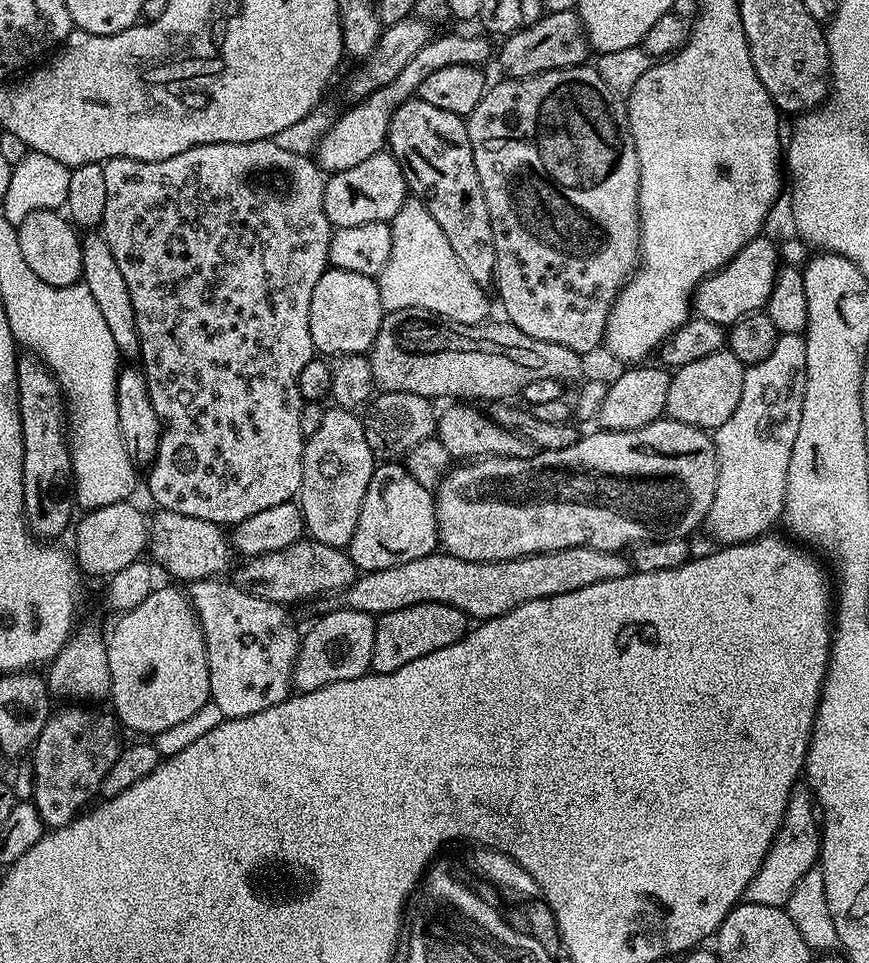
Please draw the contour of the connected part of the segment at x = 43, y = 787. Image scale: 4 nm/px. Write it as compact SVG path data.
M92 706L68 707L72 708L60 708L57 712L55 709L49 715L42 734L38 734L30 749L34 778L31 801L49 829L66 826L85 811L87 800L99 793L102 778L106 778L122 751L122 728L115 715L95 712Z

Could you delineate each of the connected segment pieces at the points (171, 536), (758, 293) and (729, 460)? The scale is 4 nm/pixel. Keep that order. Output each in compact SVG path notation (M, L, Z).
M163 510L157 511L151 517L148 529L148 543L150 545L150 556L157 560L170 575L176 580L191 582L193 580L211 580L225 575L224 571L232 564L234 549L226 535L225 529L214 522L206 522L202 518L190 518L186 514L174 514Z
M761 234L746 242L746 246L742 246L742 250L738 250L738 254L730 258L730 262L723 264L717 272L713 272L696 287L695 315L710 318L710 322L731 326L738 318L761 311L767 305L782 261L775 242L766 237L767 235Z
M799 332L780 335L774 350L763 362L749 364L744 370L742 398L734 414L714 429L716 457L718 458L718 490L708 511L706 529L720 546L745 544L773 531L783 517L786 498L786 474L790 470L790 454L794 450L794 437L798 435L798 422L802 422L802 398L806 386L806 342Z

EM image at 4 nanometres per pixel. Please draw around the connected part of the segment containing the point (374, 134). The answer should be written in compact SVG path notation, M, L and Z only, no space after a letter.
M483 35L480 36L444 36L441 40L440 37L433 38L422 50L418 50L418 54L414 54L414 58L410 58L410 63L395 76L394 82L386 82L386 86L374 90L374 94L353 103L350 106L352 108L343 115L341 113L315 148L314 159L319 164L320 171L331 174L350 170L350 166L358 166L358 162L366 162L366 158L385 151L390 122L398 106L413 99L419 93L422 82L430 78L430 74L446 66L484 66L488 55L491 52L493 55L494 48L483 40Z

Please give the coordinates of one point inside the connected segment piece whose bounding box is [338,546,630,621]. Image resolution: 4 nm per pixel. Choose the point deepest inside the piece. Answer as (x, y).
(483, 589)

